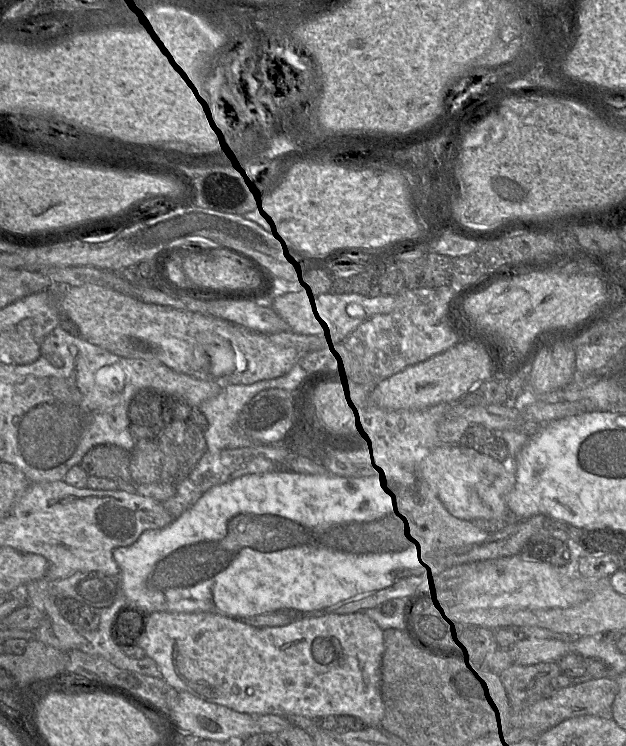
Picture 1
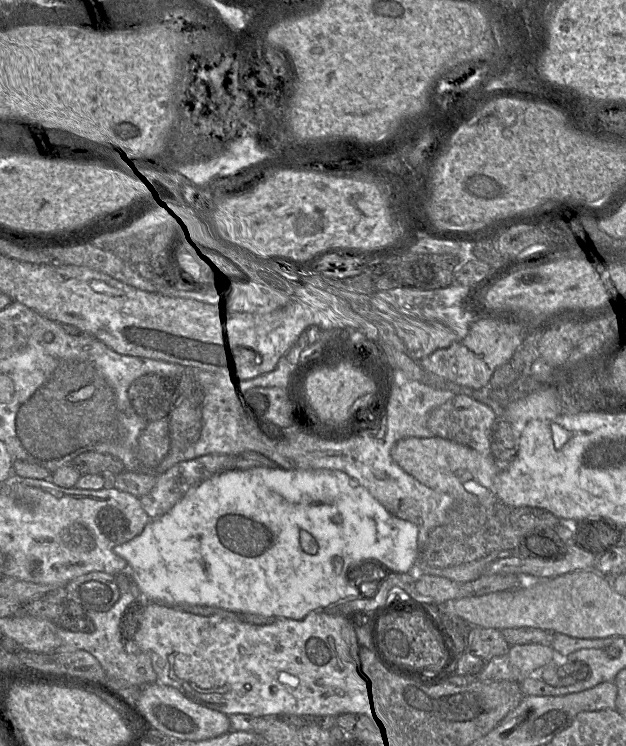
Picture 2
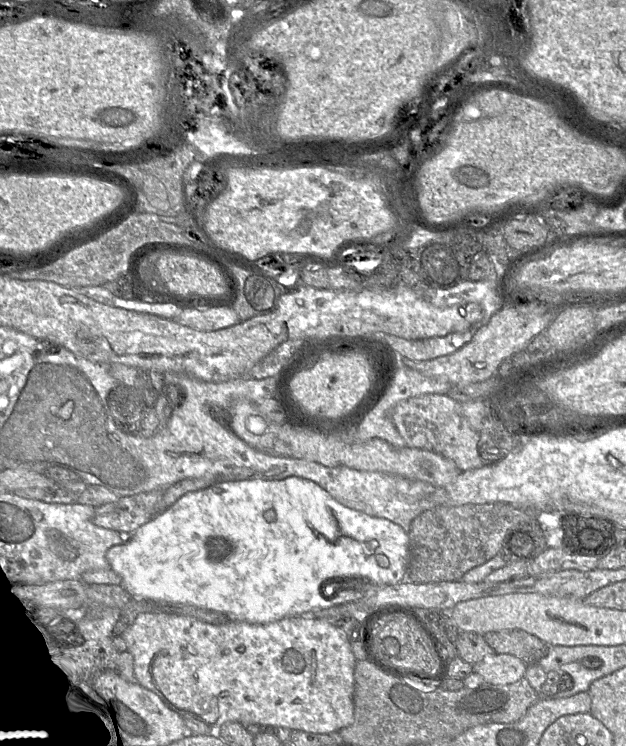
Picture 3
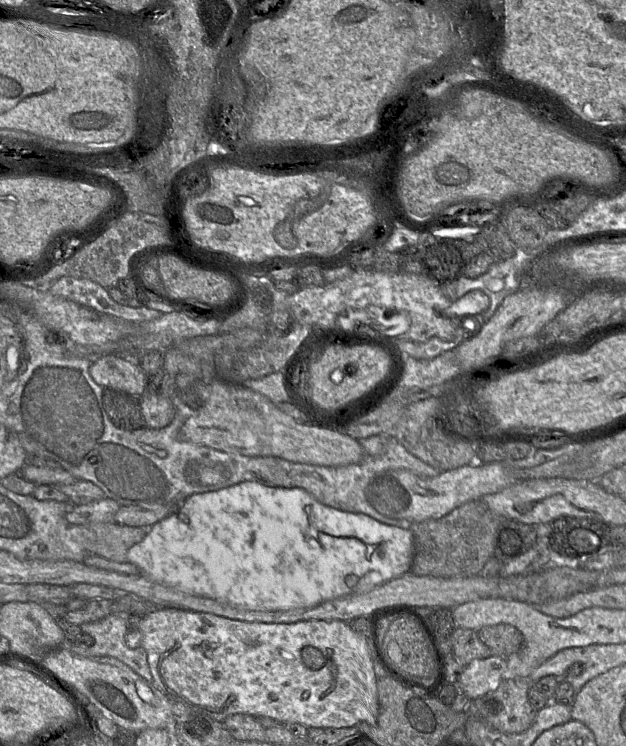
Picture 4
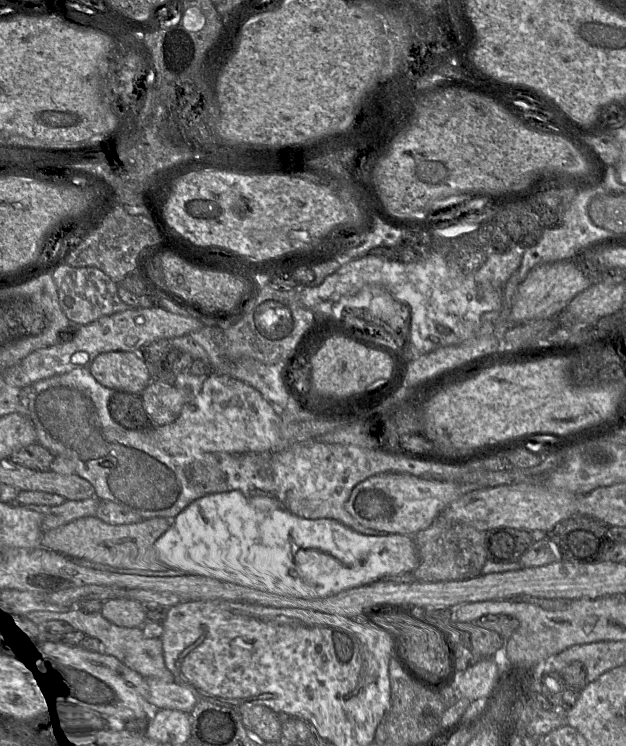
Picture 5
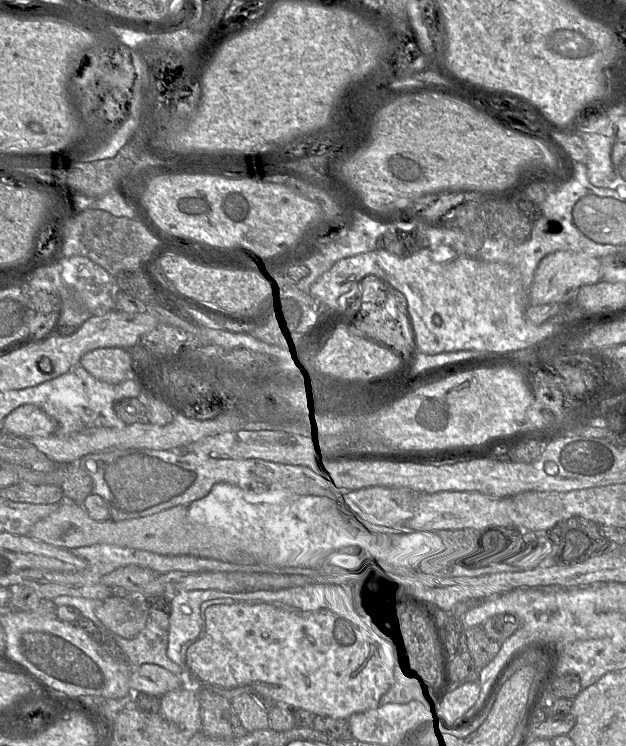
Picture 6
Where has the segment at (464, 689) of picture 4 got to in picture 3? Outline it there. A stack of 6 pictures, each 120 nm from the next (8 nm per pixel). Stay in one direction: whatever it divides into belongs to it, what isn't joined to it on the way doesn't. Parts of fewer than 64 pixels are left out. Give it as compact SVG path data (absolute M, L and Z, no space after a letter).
M493 653L473 664L472 672L463 679L463 686L475 688L484 683L514 683L525 675L526 669L527 665L515 656Z

